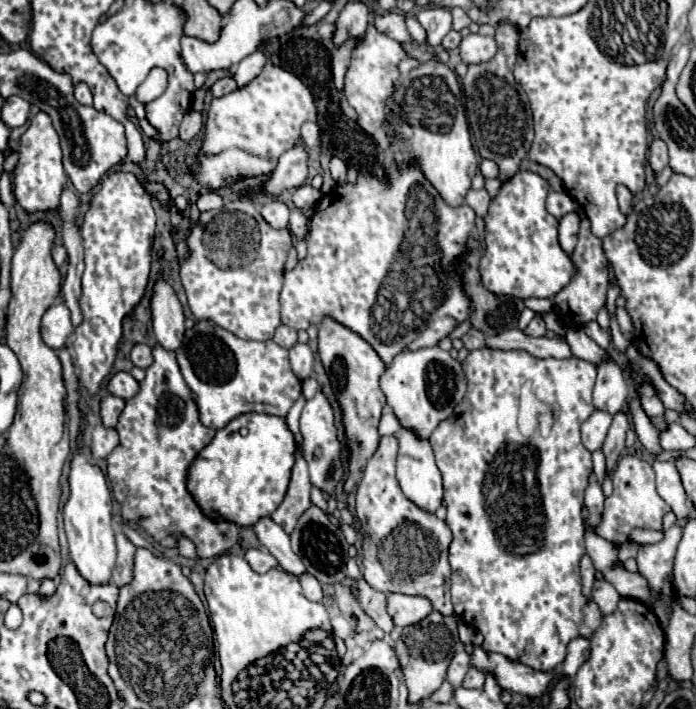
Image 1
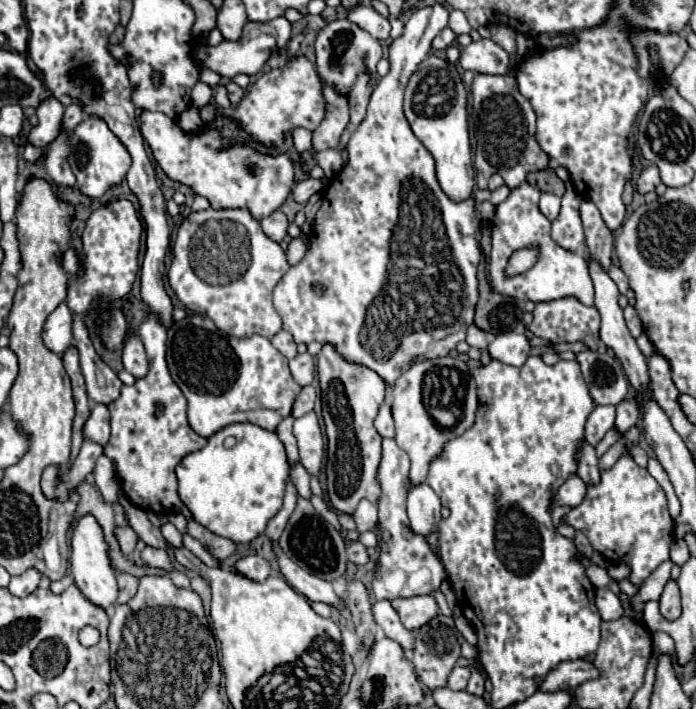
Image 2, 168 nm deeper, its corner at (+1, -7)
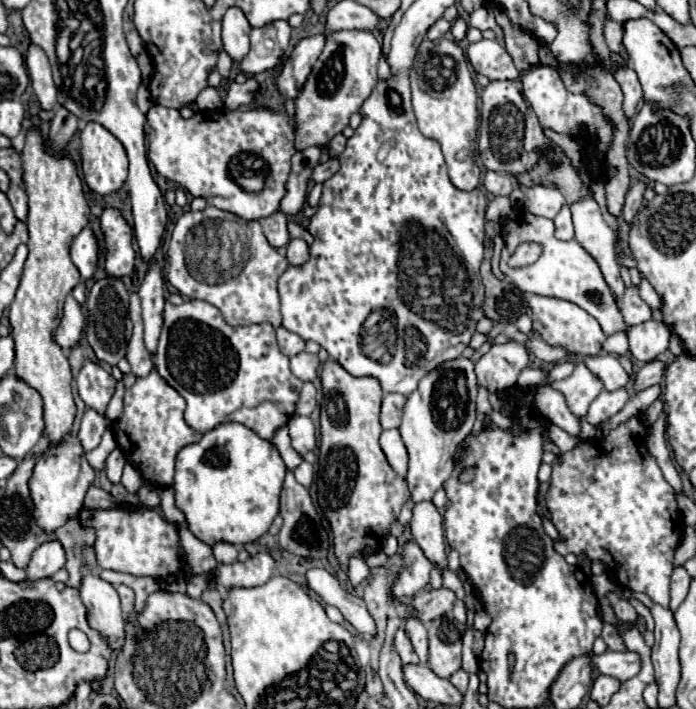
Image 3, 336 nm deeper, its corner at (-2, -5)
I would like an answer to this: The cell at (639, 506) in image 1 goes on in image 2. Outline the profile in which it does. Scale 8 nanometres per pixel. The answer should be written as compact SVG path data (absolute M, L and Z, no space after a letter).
M622 455L610 469L600 471L600 483L588 485L584 501L562 515L560 521L582 531L594 551L602 553L606 559L626 563L630 567L628 579L636 587L670 557L674 521L666 507L664 489L646 469L638 467L630 455Z

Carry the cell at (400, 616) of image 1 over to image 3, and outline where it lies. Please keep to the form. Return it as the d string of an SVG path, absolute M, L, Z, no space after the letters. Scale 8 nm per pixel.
M431 589L431 591L421 591L415 597L411 597L411 607L415 609L415 617L421 623L429 623L453 609L455 603L455 593L449 589Z

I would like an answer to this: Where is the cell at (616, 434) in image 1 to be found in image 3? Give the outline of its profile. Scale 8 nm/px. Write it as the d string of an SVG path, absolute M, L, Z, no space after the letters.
M661 361L645 363L639 369L639 373L635 375L633 393L639 393L639 391L645 391L647 387L653 387L653 385L663 383L663 371L665 371L665 363L661 363Z

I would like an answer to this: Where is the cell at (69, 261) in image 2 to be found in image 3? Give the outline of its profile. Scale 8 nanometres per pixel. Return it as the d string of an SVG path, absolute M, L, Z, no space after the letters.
M85 227L71 243L71 259L75 267L79 269L83 279L89 279L95 273L97 267L97 241L93 237L93 231Z

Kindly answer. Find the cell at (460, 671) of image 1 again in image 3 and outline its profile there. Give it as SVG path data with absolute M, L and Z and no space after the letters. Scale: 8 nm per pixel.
M459 669L459 671L455 671L453 675L451 675L451 679L449 679L461 693L465 693L465 689L467 689L467 683L469 683L469 673L467 671L463 671L463 669Z

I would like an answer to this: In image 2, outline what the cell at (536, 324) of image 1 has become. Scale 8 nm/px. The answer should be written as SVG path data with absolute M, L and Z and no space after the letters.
M502 333L498 335L492 345L488 345L488 351L492 351L492 359L502 361L512 367L522 367L530 355L530 343L524 333Z

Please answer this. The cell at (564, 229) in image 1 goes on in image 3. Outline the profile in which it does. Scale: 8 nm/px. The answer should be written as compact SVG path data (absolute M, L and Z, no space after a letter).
M565 205L565 207L559 211L559 215L555 217L555 237L561 239L561 241L571 241L571 239L575 239L569 205Z

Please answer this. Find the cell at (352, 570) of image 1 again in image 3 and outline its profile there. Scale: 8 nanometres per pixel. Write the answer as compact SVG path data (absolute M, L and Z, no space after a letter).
M407 617L407 619L403 619L403 629L407 631L407 637L411 639L413 649L419 655L421 663L427 663L427 629L425 629L425 625L413 617Z

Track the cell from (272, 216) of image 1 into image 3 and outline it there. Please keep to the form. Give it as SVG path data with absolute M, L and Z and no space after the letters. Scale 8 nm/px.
M277 211L275 215L271 215L271 217L267 217L267 219L261 219L259 223L261 223L261 227L263 227L263 233L265 233L267 241L269 241L275 249L279 249L279 247L283 247L283 245L289 243L287 217L285 217L281 211Z

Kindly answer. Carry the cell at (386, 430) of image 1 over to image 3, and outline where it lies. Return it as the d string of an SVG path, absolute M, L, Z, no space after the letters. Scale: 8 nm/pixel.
M387 393L383 397L383 405L381 405L381 427L383 429L399 427L401 415L403 415L403 403L405 403L405 397L399 393Z

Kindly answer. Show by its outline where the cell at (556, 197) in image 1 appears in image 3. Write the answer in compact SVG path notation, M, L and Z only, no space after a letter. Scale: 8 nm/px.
M535 185L535 187L525 189L525 207L533 215L553 219L561 211L563 205L565 205L565 197L555 189L549 189L543 185Z

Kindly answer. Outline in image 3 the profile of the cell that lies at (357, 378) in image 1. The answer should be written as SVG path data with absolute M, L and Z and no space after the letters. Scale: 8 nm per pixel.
M335 359L323 363L321 369L323 401L321 401L321 445L319 445L319 477L317 495L319 507L331 523L335 537L335 555L343 569L351 555L363 555L365 549L381 549L383 539L389 535L389 525L397 519L401 505L409 497L407 483L395 475L389 467L383 449L379 447L379 407L383 401L383 389L375 377L353 377Z

